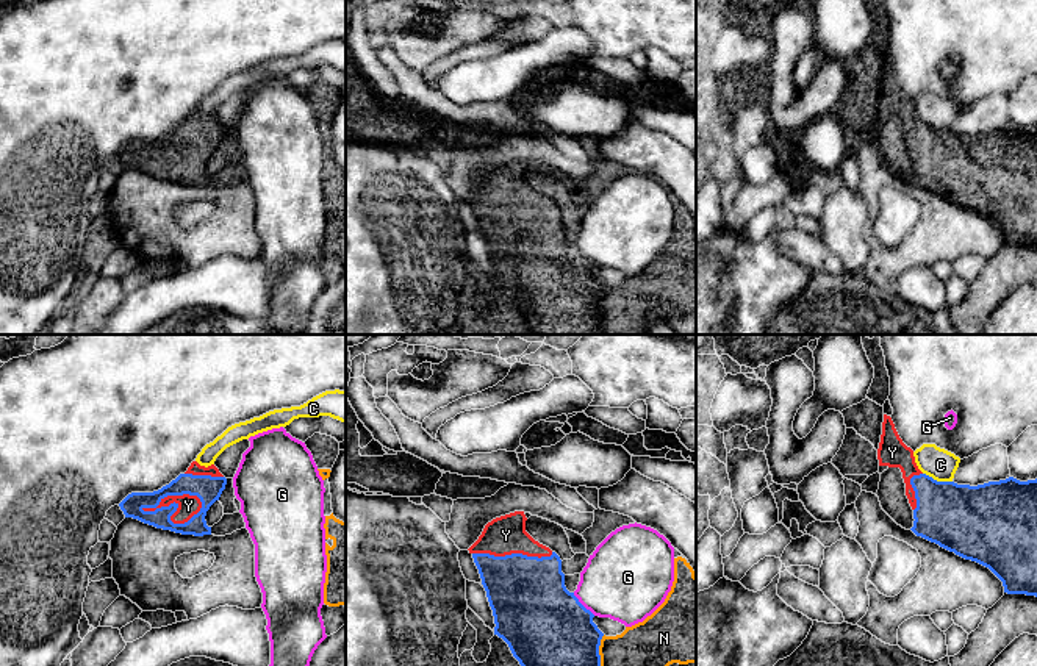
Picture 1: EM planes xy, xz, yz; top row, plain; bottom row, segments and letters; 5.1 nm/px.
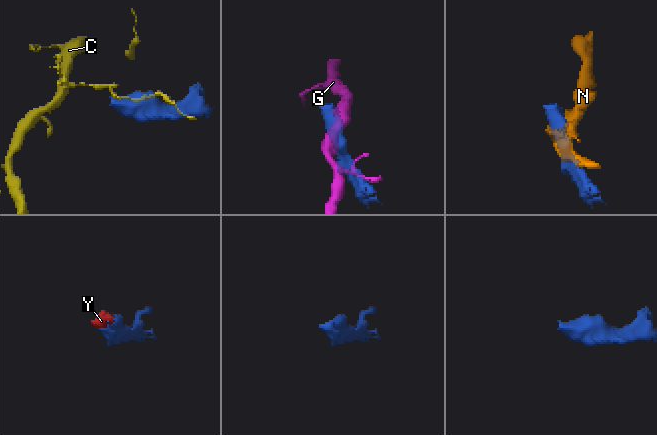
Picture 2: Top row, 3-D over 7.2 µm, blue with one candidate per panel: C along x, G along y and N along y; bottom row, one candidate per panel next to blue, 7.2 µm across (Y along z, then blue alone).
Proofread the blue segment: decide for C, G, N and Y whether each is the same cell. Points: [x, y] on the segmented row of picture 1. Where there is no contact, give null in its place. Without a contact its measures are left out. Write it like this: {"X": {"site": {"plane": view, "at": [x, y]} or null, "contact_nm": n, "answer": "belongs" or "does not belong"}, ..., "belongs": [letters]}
{"C": {"site": {"plane": "yz", "at": [936, 480]}, "contact_nm": 160, "answer": "does not belong"}, "G": {"site": {"plane": "xz", "at": [582, 605]}, "contact_nm": 170, "answer": "does not belong"}, "N": {"site": {"plane": "xz", "at": [598, 651]}, "contact_nm": 160, "answer": "does not belong"}, "Y": {"site": {"plane": "xy", "at": [171, 494]}, "contact_nm": 320, "answer": "belongs"}, "belongs": ["Y"]}

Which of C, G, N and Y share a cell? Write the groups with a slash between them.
C / G / N / Y

